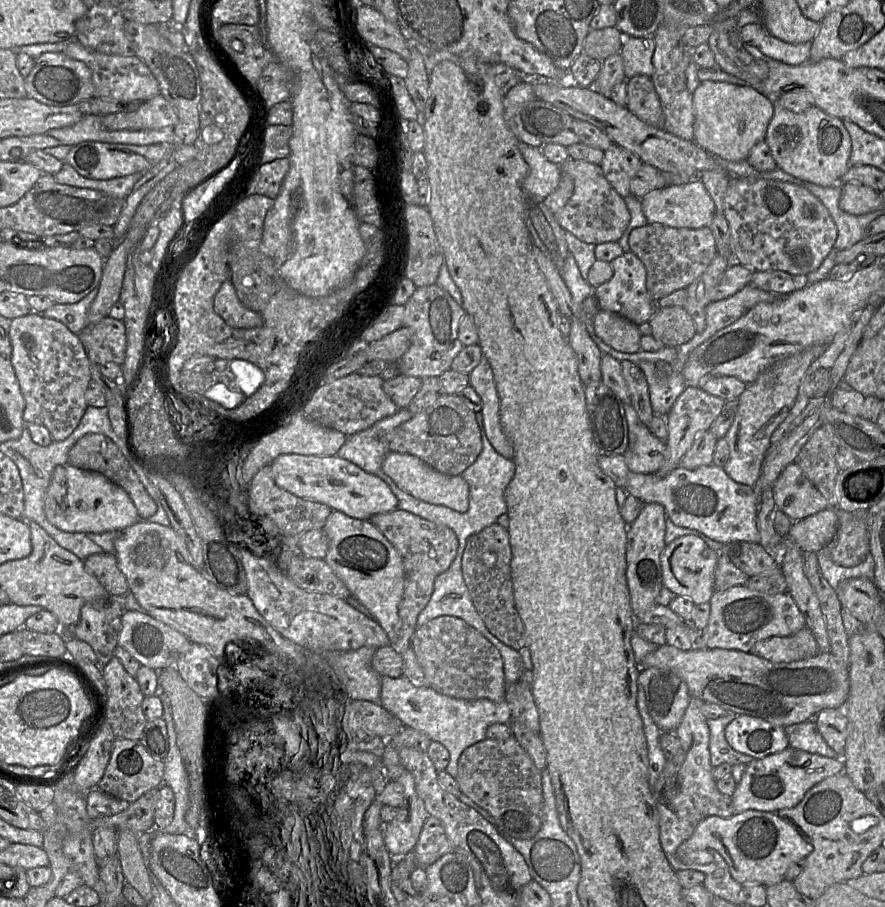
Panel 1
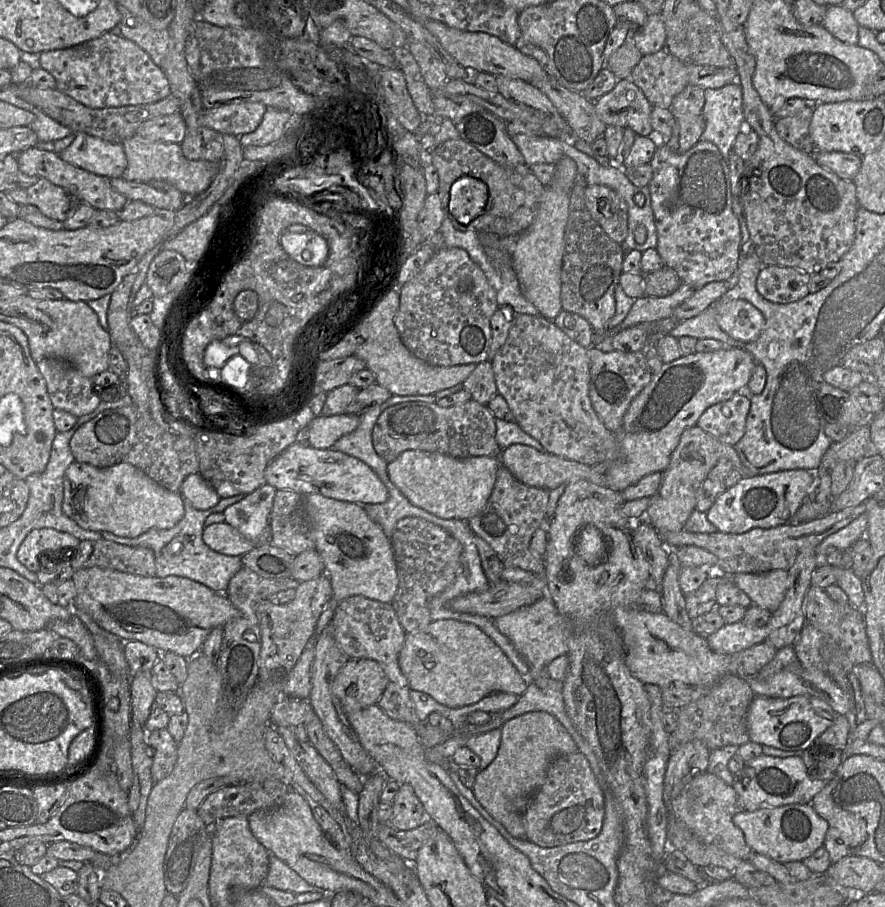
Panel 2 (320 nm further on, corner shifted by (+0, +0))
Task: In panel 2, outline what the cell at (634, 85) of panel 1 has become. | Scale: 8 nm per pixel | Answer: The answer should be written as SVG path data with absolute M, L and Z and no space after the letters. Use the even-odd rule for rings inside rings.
M659 140L649 163L652 179L648 187L657 231L655 249L664 265L672 268L682 283L695 290L711 282L729 281L734 278L739 267L741 231L739 221L732 210L728 163L719 149L711 142L700 140L685 153L677 154L670 150L665 142Z

